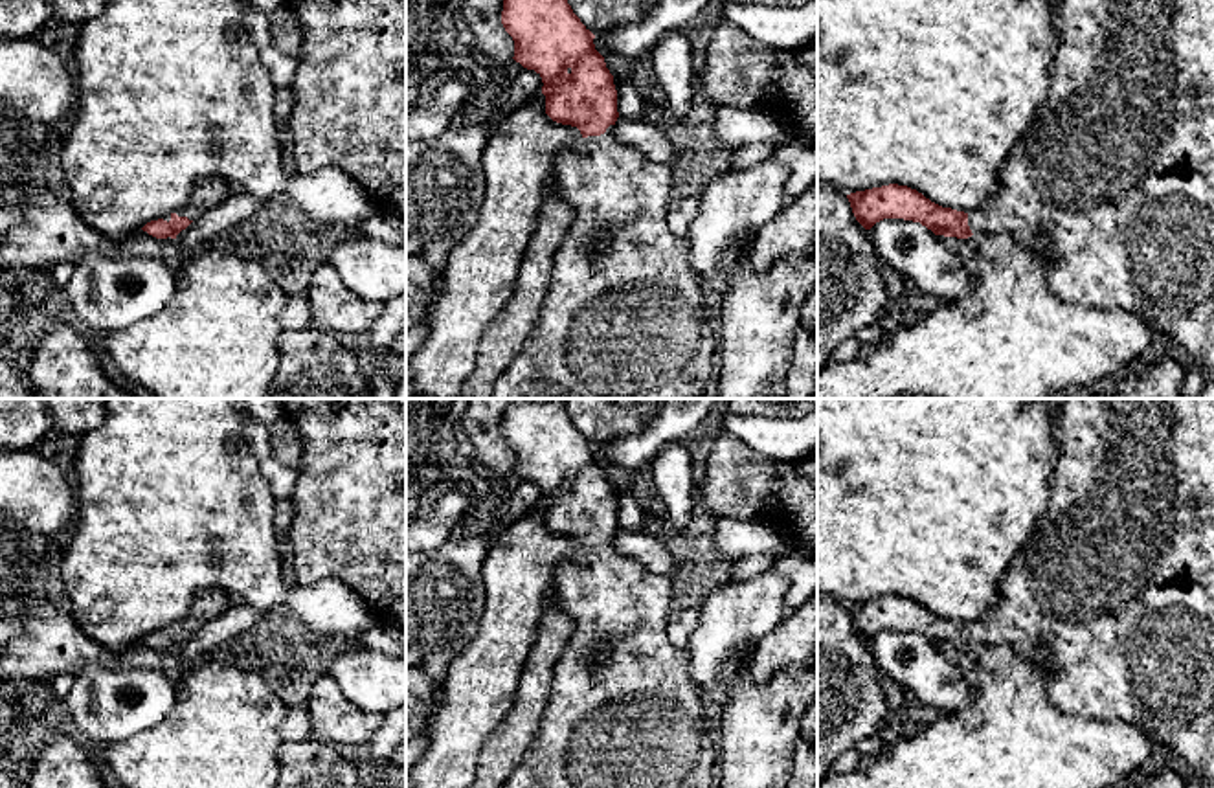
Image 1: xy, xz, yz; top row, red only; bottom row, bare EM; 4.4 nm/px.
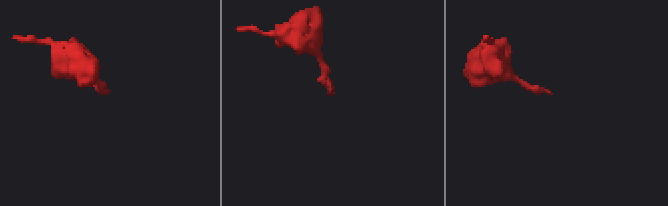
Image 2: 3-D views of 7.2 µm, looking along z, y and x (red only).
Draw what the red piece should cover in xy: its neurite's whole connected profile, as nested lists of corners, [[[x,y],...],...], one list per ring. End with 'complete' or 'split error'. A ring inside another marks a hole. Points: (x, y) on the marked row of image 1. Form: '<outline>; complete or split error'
[[[202,178],[197,182],[187,204],[158,220],[147,222],[141,230],[156,239],[176,239],[176,235],[185,230],[193,220],[197,220],[206,211],[220,206],[230,197],[230,186],[219,178]]]; split error

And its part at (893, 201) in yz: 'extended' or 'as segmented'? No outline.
extended

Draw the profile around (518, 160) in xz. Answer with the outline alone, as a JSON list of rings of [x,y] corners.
[[[533,97],[498,118],[483,152],[485,197],[468,235],[448,253],[428,309],[428,336],[406,364],[406,380],[419,399],[455,399],[476,367],[485,329],[514,294],[520,263],[538,224],[547,182],[556,178],[555,160],[580,130],[553,121],[545,101]]]

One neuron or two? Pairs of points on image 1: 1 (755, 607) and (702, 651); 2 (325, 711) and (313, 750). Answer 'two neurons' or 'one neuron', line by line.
1: one neuron
2: two neurons

